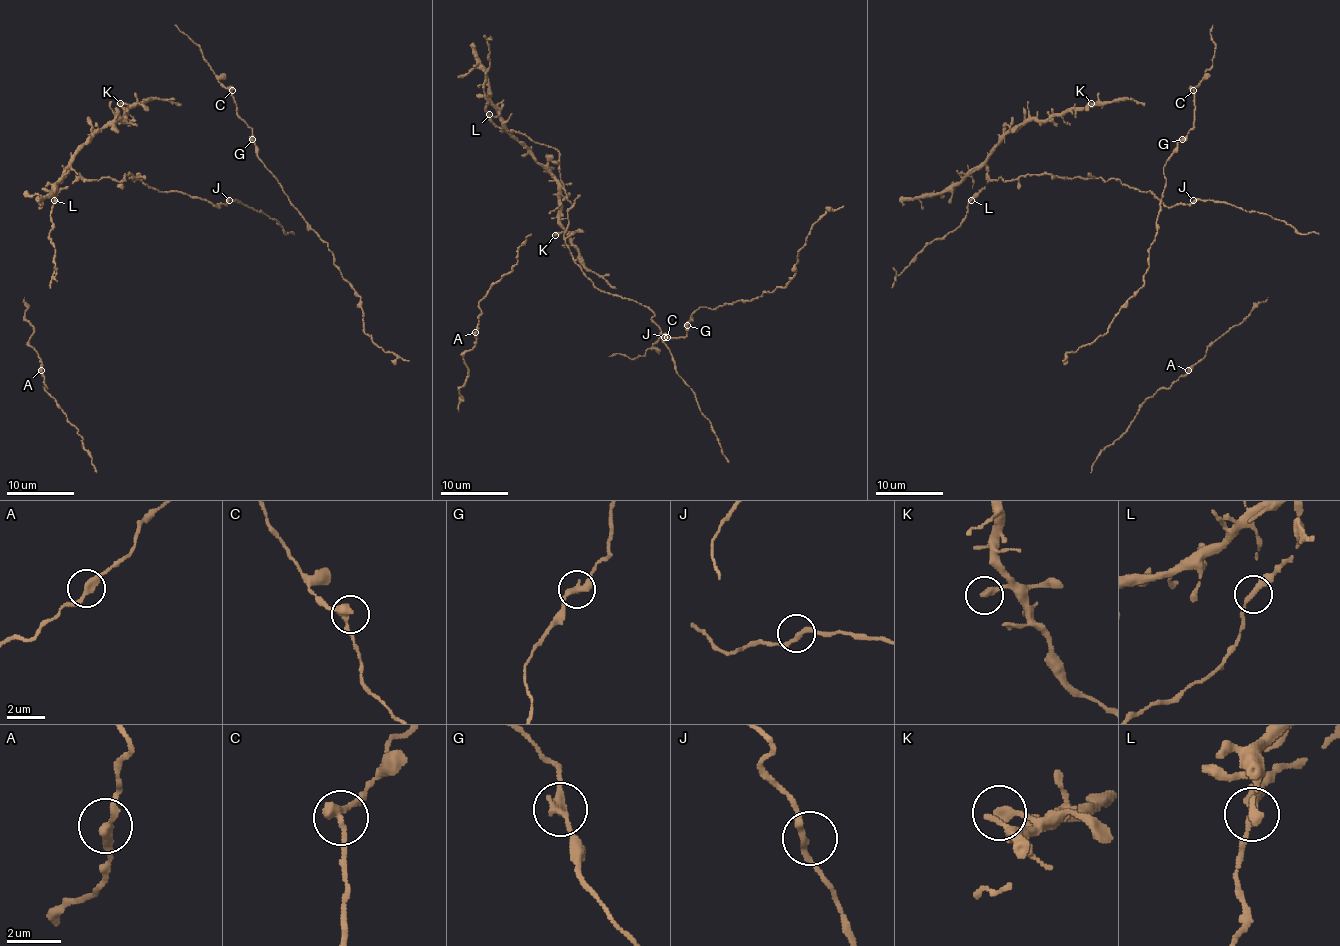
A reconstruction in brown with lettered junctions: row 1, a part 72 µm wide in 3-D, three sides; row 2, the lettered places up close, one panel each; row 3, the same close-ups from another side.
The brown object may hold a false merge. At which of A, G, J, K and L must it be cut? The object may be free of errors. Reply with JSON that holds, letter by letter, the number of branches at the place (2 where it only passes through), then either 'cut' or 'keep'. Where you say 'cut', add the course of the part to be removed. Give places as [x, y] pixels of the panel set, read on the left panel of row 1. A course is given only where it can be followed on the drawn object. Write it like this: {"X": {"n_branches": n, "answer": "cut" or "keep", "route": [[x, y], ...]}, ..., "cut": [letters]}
{"A": {"n_branches": 2, "answer": "keep"}, "G": {"n_branches": 2, "answer": "keep"}, "J": {"n_branches": 2, "answer": "keep"}, "K": {"n_branches": 1, "answer": "keep"}, "L": {"n_branches": 2, "answer": "keep"}, "cut": []}

